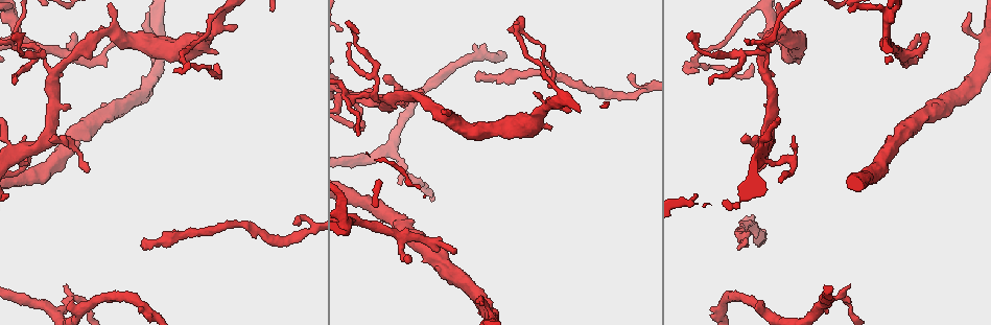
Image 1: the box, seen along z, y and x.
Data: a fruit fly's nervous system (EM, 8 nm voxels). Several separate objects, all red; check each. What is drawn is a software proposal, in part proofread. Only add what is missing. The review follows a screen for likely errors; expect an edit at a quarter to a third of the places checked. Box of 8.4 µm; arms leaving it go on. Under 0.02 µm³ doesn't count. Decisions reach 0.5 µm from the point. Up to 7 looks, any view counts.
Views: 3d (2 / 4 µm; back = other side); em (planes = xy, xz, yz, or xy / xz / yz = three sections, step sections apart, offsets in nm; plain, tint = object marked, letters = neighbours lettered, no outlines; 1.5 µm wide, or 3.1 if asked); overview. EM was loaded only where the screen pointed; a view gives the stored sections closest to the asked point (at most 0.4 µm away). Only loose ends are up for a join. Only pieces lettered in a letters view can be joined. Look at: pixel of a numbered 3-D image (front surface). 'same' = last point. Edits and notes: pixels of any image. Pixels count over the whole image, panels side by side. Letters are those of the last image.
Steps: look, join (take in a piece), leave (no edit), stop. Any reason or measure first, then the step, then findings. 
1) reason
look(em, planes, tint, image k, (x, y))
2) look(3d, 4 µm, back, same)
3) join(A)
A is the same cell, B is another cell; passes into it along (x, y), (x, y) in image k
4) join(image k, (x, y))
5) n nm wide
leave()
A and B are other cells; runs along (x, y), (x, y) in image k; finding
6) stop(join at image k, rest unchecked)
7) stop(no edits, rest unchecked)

an open end
look(3d, 4 µm, image 1, (516, 21))

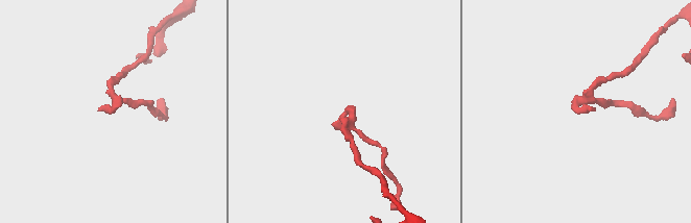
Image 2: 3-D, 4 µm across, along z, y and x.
look(em, xy, step 4, letters, image 2, (345, 112))

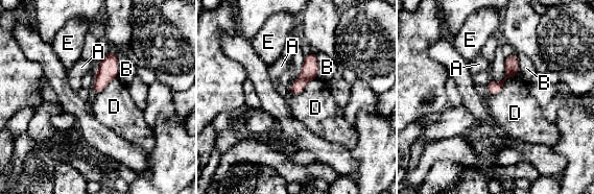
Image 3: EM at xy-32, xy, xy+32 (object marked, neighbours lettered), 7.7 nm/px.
leave()
A, B, D and E are other cells; border along (516, 75), (489, 95) in image 3; no lettered piece goes on from it

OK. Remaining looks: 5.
look(em, planes, letters, image 1, (477, 71))

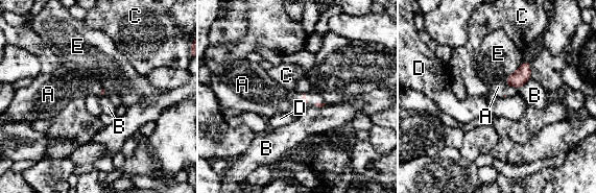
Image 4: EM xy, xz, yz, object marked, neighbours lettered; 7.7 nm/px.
join(A)
A is the same cell, B, C, D and E are other cells; passes into it along (523, 74), (506, 81), (498, 87) in image 4; the neuron continues

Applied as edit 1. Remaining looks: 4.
free end
look(em, xz, step 8, letters, image 1, (74, 32))

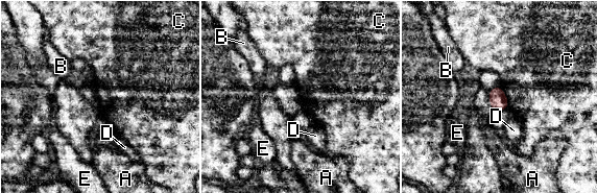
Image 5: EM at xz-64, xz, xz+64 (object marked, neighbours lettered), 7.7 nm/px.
leave()
A, B, C, D and E are other cells; none of them fits

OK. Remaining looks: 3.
stop(join at image 4, rest unchecked)

